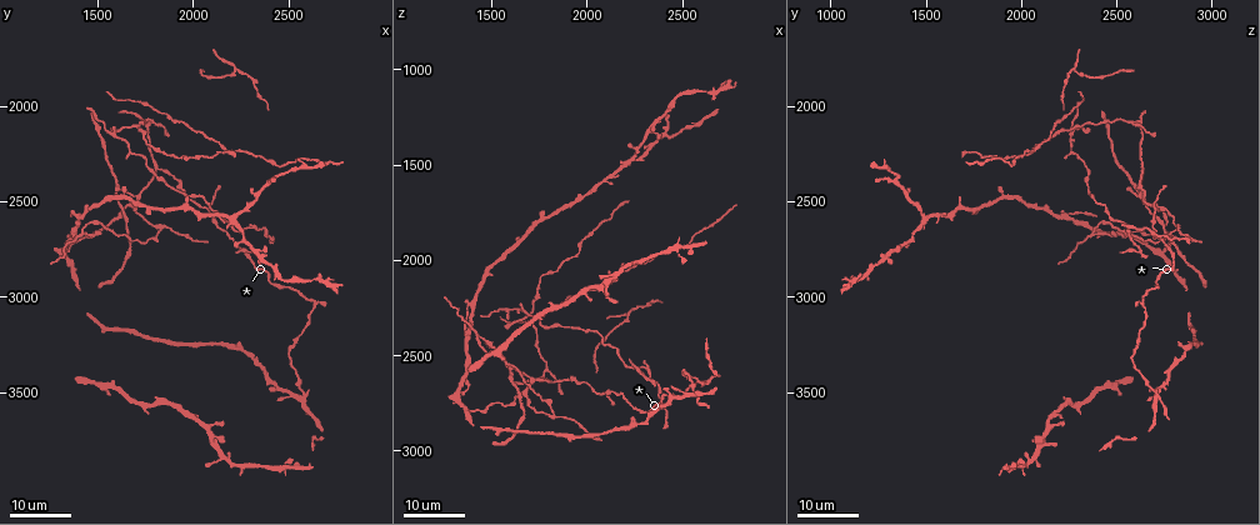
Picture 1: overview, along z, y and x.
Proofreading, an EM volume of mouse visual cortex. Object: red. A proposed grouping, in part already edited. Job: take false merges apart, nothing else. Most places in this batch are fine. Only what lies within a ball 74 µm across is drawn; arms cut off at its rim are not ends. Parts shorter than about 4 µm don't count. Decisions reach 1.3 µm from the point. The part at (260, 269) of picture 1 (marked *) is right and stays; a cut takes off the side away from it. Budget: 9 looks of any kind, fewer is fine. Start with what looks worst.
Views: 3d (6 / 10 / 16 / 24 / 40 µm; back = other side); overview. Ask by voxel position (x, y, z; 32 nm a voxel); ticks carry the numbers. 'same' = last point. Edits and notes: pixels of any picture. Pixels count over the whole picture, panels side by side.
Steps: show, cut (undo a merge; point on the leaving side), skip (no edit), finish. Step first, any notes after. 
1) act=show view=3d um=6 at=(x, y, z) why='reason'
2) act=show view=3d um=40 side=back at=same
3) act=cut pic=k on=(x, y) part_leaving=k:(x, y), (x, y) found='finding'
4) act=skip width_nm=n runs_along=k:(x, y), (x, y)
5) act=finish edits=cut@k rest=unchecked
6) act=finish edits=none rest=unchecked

act=show view=3d um=24 at=(1830, 2640, 2810) why='four arms meet'

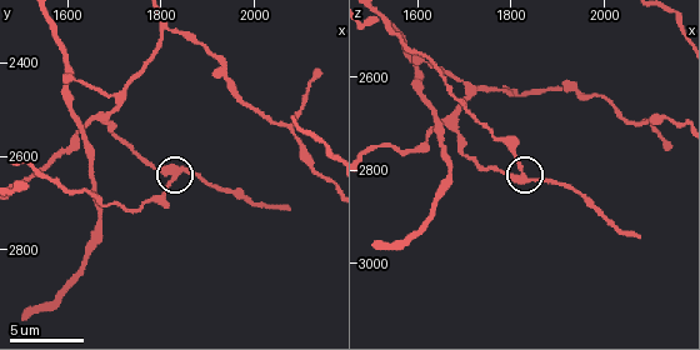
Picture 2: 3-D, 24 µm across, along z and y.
act=show view=3d um=10 at=(1825, 2645, 2820)

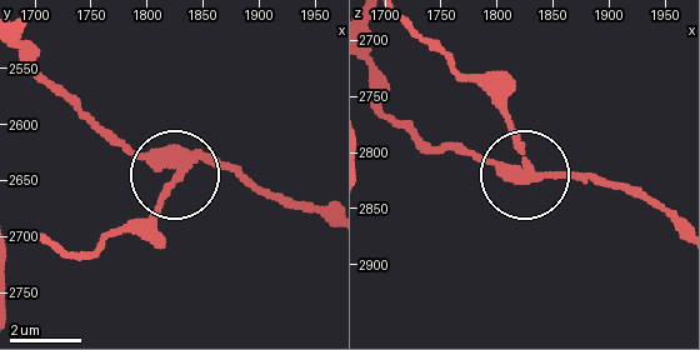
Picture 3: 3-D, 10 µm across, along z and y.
act=skip width_nm=270 runs_along=3:(20, 40), (78, 106), (175, 175), (220, 160), (263, 186) found='continuous, no second neuron'

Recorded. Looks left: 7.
act=show view=3d um=16 at=(2320, 2750, 2620) why='three-way junction'

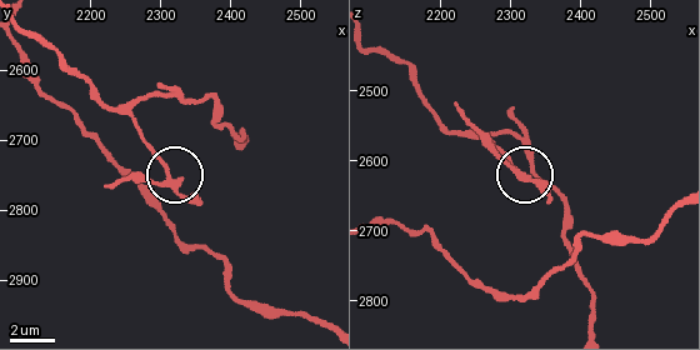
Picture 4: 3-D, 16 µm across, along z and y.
act=show view=3d um=10 at=(2310, 2760, 2620)

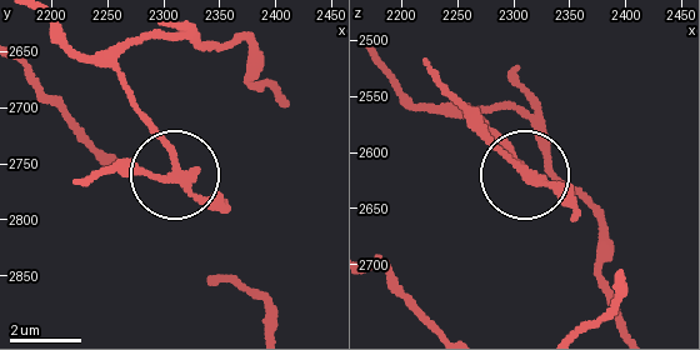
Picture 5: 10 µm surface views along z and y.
act=skip runs_along=5:(50, 23), (116, 76), (170, 165), (168, 175), (93, 175) found='all the same neuron'

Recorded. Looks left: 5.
act=show view=3d um=16 at=(1800, 2090, 2560) why='side arm on a straight run'

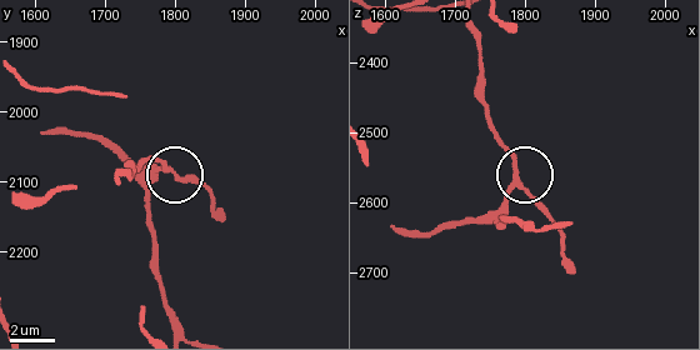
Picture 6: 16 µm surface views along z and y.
act=show view=3d um=6 at=same why='zoom in'

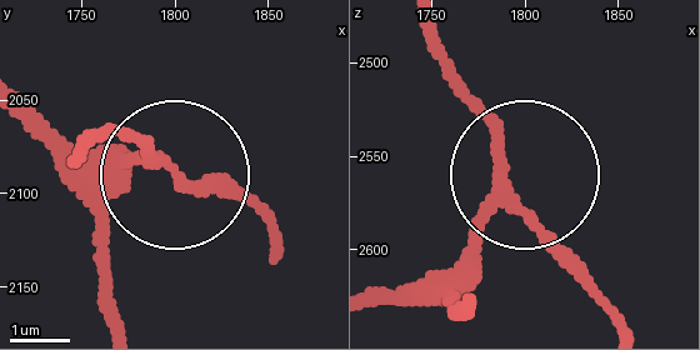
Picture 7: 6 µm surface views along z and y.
act=show view=3d um=6 side=back at=same why='from behind'

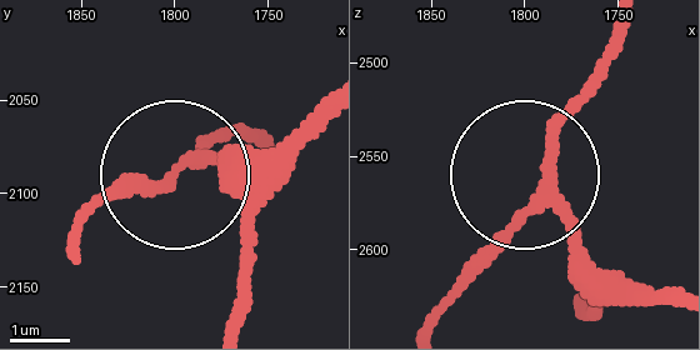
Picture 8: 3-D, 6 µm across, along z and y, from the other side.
act=skip found='all the same neuron'

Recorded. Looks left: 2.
act=show view=3d um=24 at=(1430, 2670, 2380) why='three-way junction'

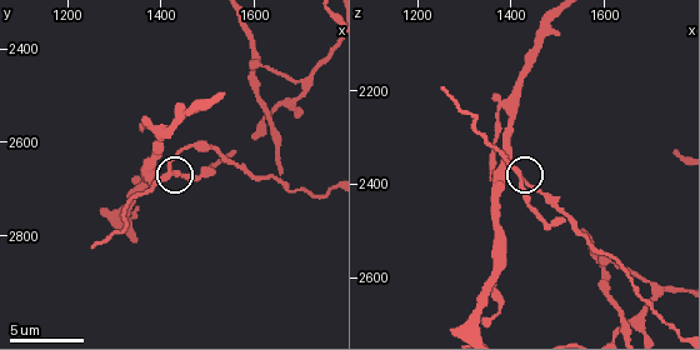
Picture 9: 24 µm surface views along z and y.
act=show view=3d um=6 at=(1420, 2665, 2395)

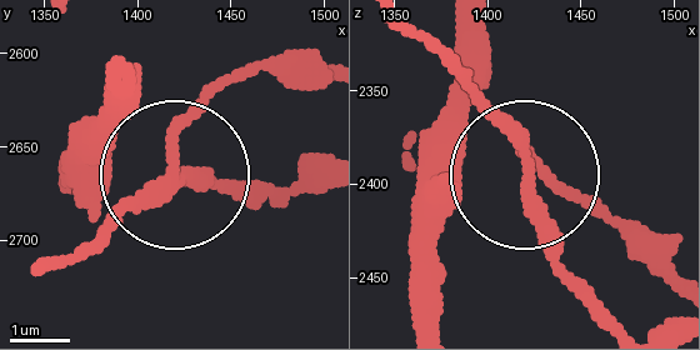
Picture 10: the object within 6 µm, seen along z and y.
act=skip side_arm_um=5 arms=3 found='one neuron here'

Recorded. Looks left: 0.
act=finish edits=none rest=unchecked

